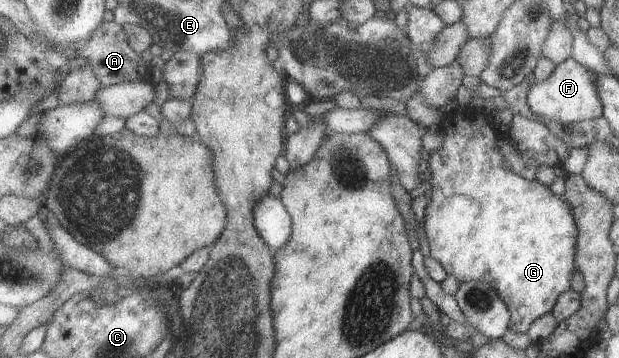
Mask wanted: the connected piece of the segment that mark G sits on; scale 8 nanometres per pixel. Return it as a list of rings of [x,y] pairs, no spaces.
[[[456,107],[443,115],[443,119],[439,124],[444,141],[442,147],[438,151],[434,151],[431,155],[426,155],[428,169],[423,175],[423,192],[426,195],[427,204],[424,211],[424,235],[428,240],[430,247],[430,257],[436,260],[446,275],[453,276],[459,283],[471,280],[486,281],[501,301],[506,305],[509,312],[509,329],[521,334],[526,334],[530,325],[538,318],[551,313],[552,307],[558,300],[558,297],[571,288],[571,280],[574,273],[578,270],[575,265],[575,246],[577,243],[577,226],[568,203],[563,197],[556,196],[550,192],[546,185],[542,185],[536,180],[527,181],[513,173],[511,170],[505,169],[502,165],[503,156],[499,153],[496,143],[500,137],[498,129],[495,128],[494,121],[498,116],[486,116],[482,113],[473,113],[468,107]]]

